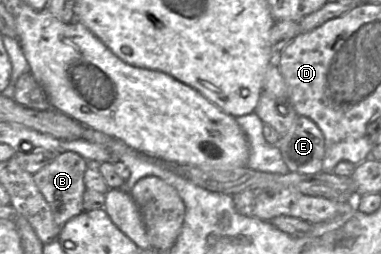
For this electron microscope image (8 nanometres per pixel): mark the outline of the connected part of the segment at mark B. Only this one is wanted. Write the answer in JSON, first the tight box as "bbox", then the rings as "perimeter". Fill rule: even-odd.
{"bbox":[33,151,89,225],"perimeter":[[[63,151],[48,165],[33,174],[33,179],[45,200],[51,207],[54,219],[64,225],[71,218],[85,211],[83,195],[86,191],[84,174],[89,162],[73,151]]]}

